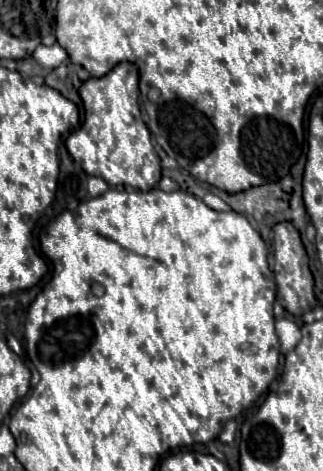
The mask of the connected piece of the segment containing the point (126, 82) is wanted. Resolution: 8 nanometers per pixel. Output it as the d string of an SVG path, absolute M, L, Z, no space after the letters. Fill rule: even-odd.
M120 63L104 77L92 77L82 83L84 103L82 127L66 139L66 148L88 175L102 177L108 185L130 185L148 191L160 181L160 157L154 151L150 131L138 109L138 69L132 63ZM86 137L92 141L88 143Z

